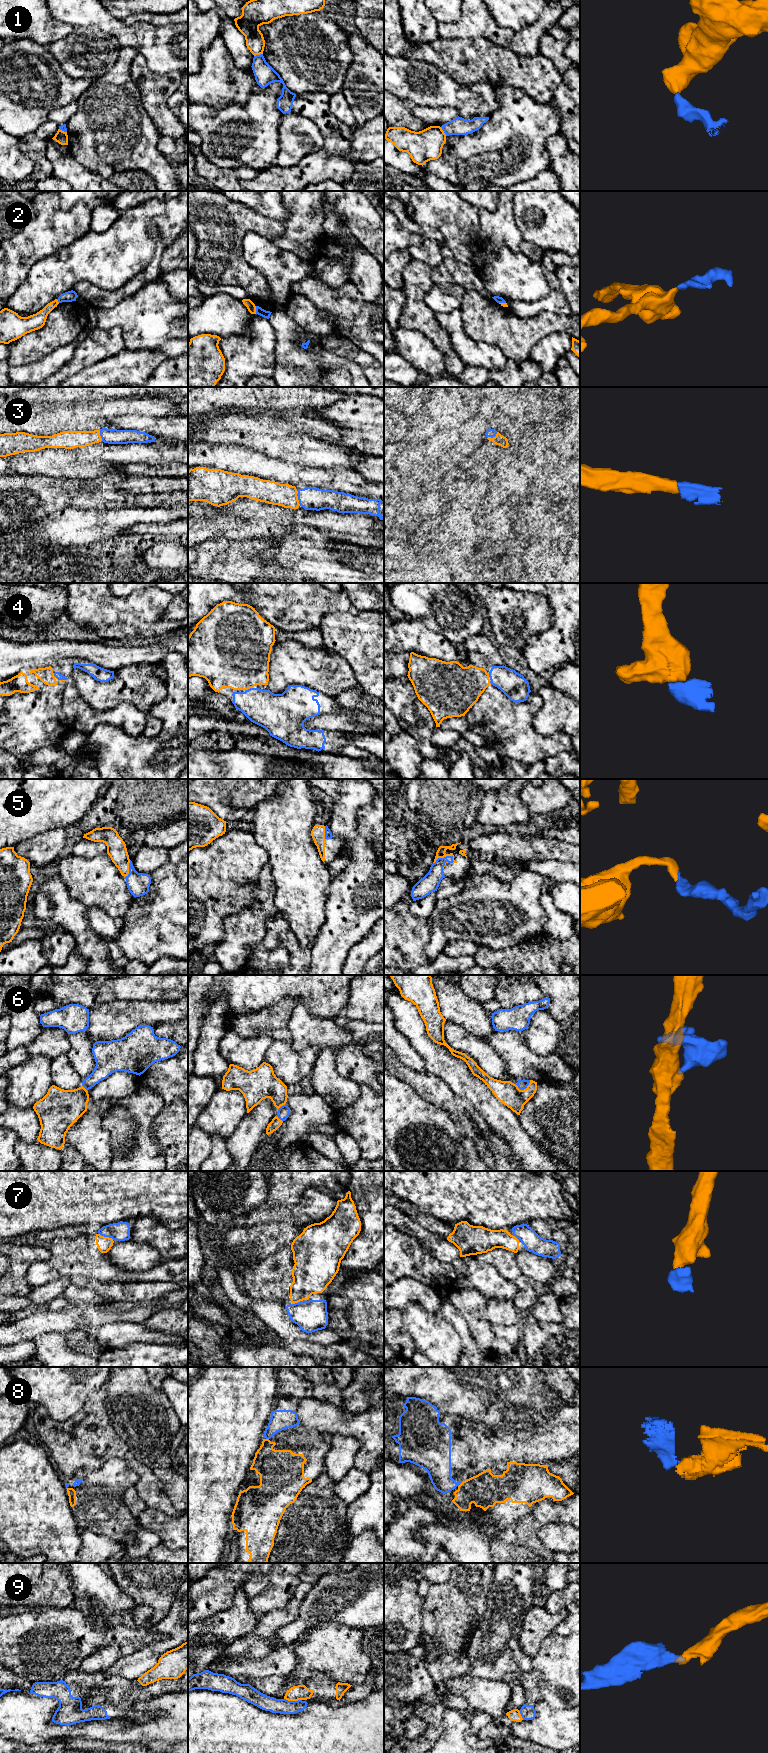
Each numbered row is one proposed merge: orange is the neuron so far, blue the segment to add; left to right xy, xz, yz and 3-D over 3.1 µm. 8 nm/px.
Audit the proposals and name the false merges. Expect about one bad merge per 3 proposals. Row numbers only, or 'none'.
1, 2, 8, 9

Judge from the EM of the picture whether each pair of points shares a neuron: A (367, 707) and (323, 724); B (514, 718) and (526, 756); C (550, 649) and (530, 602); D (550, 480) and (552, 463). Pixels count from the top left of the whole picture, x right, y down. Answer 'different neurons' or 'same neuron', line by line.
A: same neuron
B: same neuron
C: different neurons
D: different neurons

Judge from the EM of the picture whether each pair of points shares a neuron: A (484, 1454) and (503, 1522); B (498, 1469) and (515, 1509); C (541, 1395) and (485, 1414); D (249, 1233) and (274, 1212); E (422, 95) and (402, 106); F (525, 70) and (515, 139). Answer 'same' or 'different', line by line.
A: different
B: same
C: same
D: different
E: different
F: different

